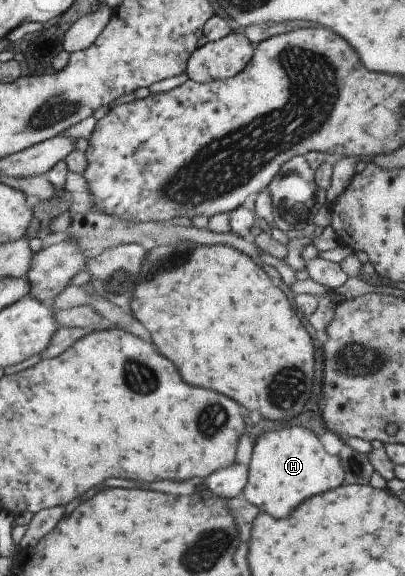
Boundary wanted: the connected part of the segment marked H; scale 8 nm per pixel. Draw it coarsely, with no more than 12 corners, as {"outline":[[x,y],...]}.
{"outline":[[307,429],[263,433],[240,497],[275,519],[343,484]]}

